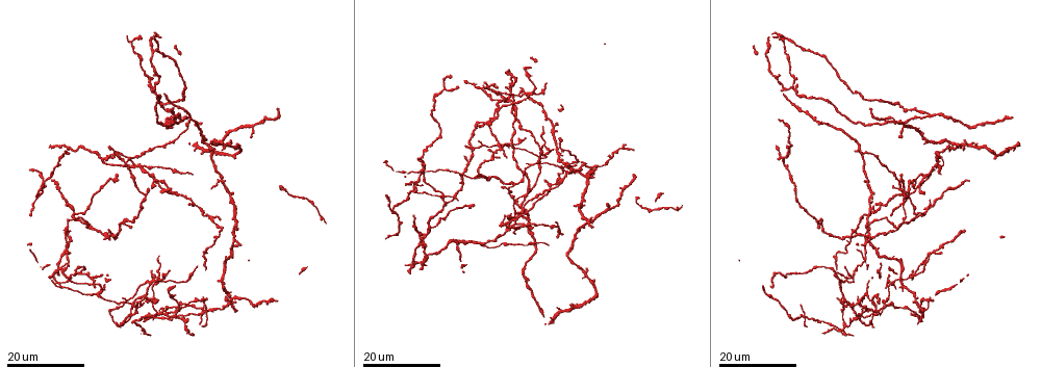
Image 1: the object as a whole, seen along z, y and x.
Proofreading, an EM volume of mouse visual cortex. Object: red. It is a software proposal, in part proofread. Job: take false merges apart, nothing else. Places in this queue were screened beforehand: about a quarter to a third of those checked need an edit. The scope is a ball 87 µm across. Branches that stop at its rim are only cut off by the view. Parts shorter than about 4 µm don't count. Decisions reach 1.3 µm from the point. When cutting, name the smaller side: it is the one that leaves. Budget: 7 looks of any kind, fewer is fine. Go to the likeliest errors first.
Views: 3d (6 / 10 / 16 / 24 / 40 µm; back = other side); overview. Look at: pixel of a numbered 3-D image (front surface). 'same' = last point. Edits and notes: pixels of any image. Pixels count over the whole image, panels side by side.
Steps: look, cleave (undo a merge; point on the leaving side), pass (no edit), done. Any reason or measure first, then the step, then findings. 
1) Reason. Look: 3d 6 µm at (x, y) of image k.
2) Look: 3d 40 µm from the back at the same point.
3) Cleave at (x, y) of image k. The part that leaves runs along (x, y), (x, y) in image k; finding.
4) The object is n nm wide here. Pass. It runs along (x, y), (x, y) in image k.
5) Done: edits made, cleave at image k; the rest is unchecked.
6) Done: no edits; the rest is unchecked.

Arms part here. Look: 3d 24 µm at (480, 86) of image 1.

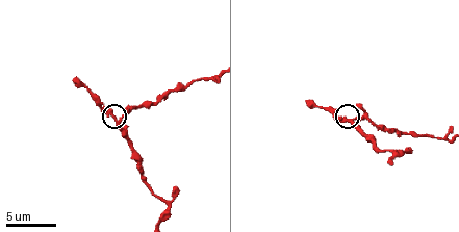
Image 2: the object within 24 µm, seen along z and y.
Zoom in. Look: 3d 6 µm at (348, 121) of image 2.

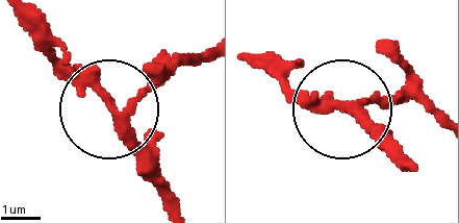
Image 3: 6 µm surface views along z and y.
Pass. It runs along (409, 168), (350, 112), (309, 105), (253, 69) in image 3; continuous, no second neuron.

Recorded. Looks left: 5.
Look: 3d 16 µm at (922, 215) of image 1.

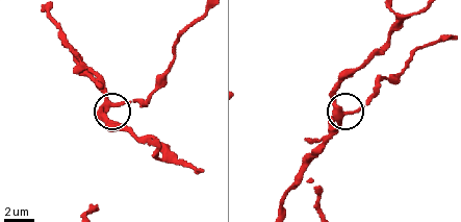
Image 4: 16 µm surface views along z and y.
Zoom in. Look: 3d 6 µm at (110, 106) of image 4.

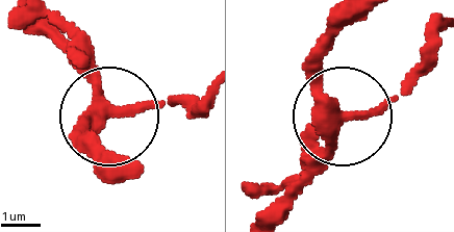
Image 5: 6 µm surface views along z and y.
From behind. Look: 3d 6 µm from the back at (109, 110) of image 5.

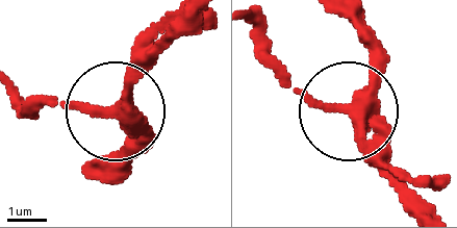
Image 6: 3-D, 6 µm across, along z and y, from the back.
Pass. It runs along (343, 14), (372, 64), (352, 110), (323, 110), (265, 57) in image 6; continuous, no second neuron.

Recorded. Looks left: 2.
Looks like a crossing. Look: 3d 24 µm at (531, 232) of image 1.

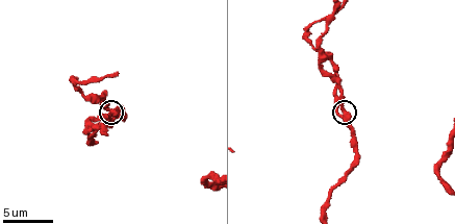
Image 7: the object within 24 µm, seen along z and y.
Closer look. Look: 3d 6 µm at (342, 116) of image 7.

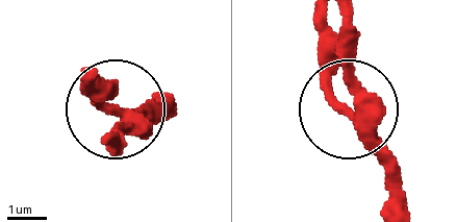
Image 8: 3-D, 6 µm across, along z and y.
The object is 290 nm wide here. Pass. It runs along (106, 137), (120, 117), (90, 87) in image 8; all the same neuron.

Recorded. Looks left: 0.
Done: no edits; the rest is unchecked.

